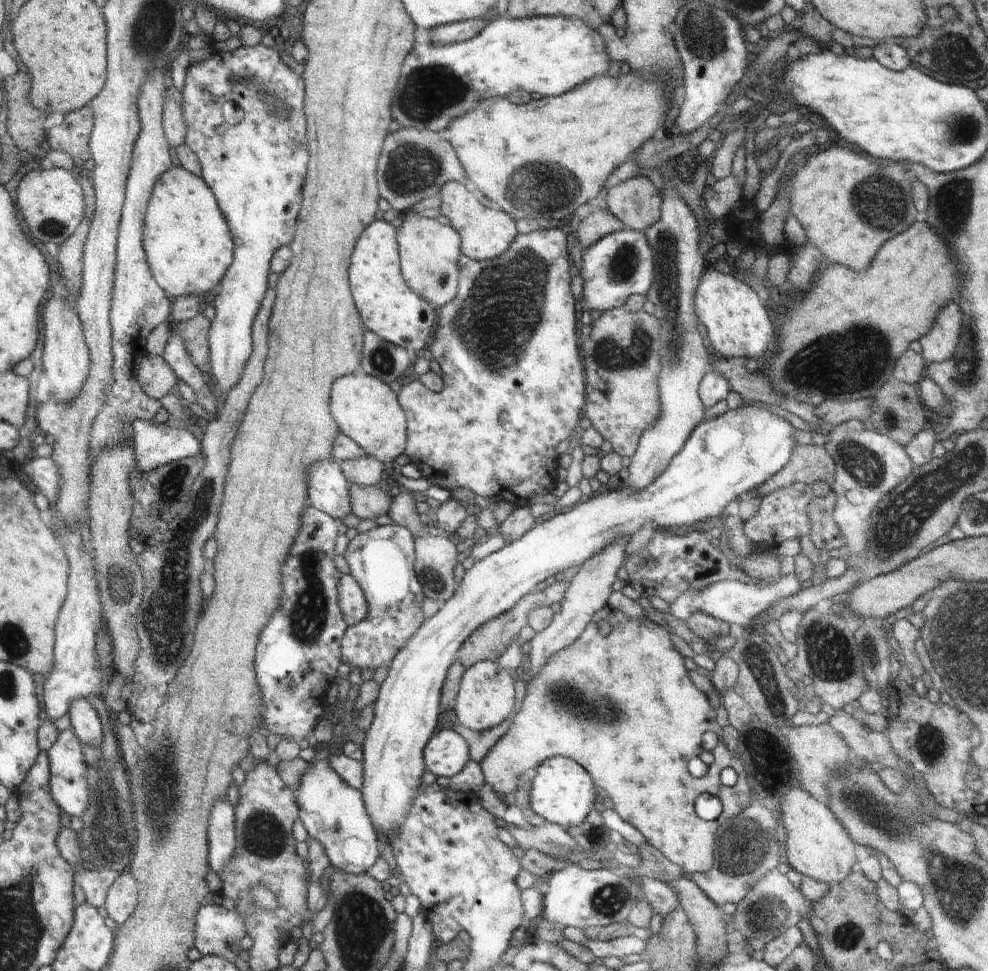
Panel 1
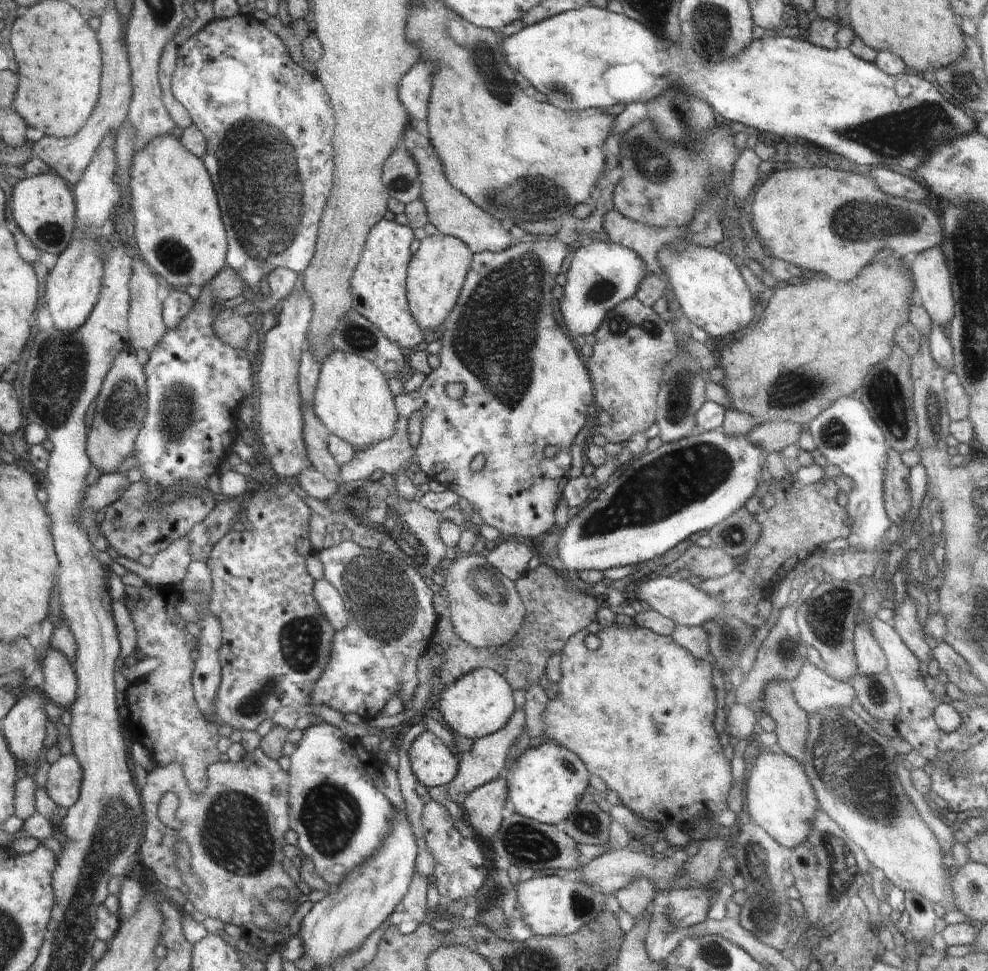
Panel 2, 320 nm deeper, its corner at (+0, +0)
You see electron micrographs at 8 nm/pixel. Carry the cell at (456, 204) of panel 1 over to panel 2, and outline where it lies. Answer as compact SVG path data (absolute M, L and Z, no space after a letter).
M414 127L406 130L402 135L403 145L415 160L418 167L418 178L421 186L420 200L424 203L427 219L434 224L439 233L450 235L461 239L469 246L474 254L490 251L499 253L510 246L511 234L508 234L499 220L496 220L491 214L482 210L477 203L472 202L462 191L453 185L446 178L444 167L441 165L441 159L434 151L433 143Z

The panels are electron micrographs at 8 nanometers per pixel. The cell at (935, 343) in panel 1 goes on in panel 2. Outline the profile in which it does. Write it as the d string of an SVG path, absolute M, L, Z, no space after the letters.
M932 247L922 251L916 256L914 262L909 264L909 272L913 279L914 296L928 312L932 322L943 327L948 326L949 320L956 310L956 302L952 302L952 274L946 262L945 254L940 247Z

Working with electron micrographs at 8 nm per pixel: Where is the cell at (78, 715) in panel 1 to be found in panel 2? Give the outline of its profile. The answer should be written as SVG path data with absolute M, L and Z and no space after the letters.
M50 646L43 658L44 692L57 710L72 710L79 693L79 678L73 662Z

